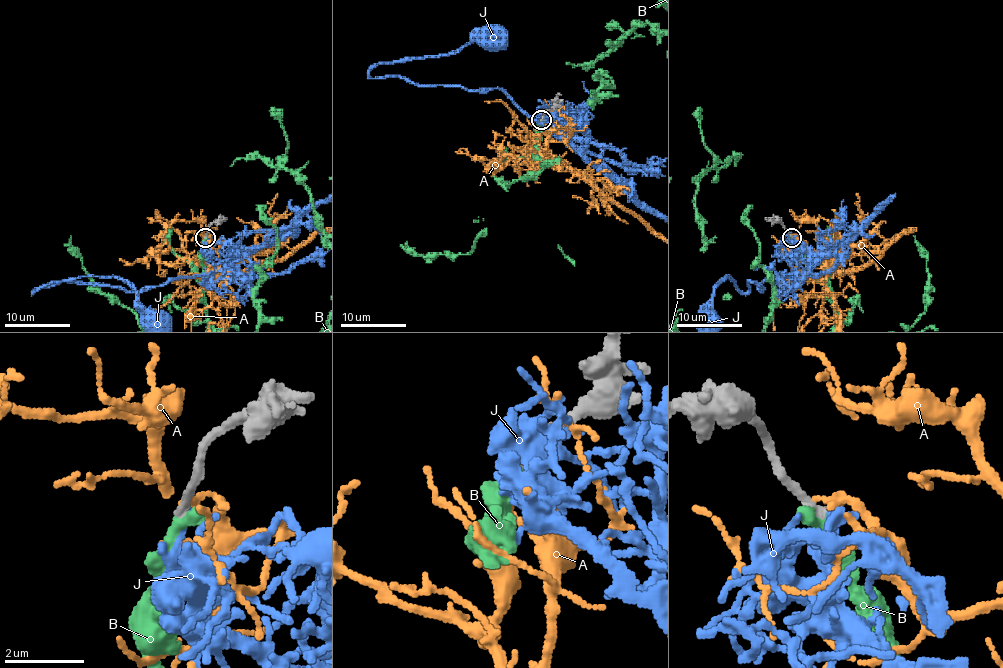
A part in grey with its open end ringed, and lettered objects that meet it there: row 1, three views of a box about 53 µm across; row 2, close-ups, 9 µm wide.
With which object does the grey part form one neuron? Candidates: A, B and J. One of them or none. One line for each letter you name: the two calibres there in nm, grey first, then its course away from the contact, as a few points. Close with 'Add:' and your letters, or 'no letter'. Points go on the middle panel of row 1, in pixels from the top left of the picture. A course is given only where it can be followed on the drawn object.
B: calibres 260 and 440 nm
Add: B

